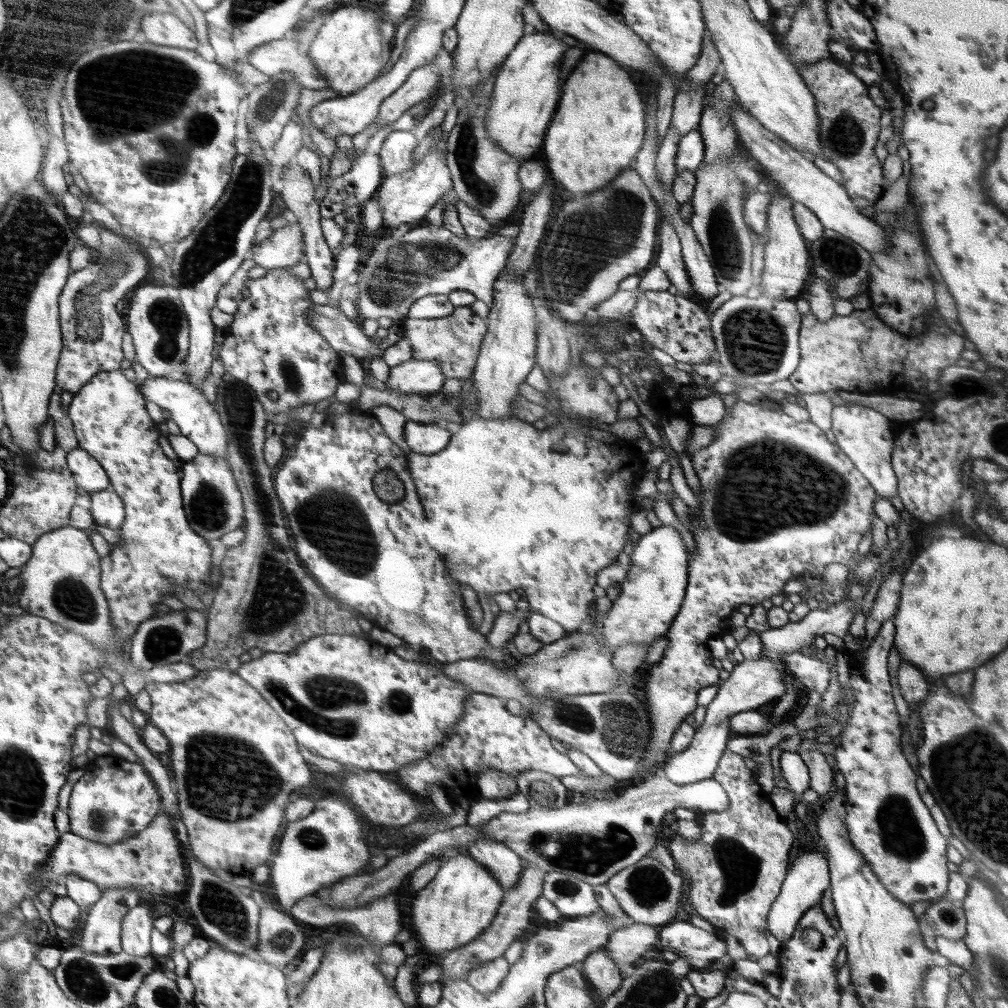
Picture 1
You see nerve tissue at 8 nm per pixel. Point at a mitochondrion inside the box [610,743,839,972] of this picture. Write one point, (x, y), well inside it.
(741, 866)

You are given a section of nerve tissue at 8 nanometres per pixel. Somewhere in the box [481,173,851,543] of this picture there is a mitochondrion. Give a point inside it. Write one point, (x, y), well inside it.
(586, 240)

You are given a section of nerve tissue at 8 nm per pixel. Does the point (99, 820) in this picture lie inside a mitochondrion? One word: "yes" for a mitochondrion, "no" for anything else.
yes

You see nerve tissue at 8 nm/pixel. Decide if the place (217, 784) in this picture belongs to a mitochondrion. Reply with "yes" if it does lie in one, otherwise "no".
yes

